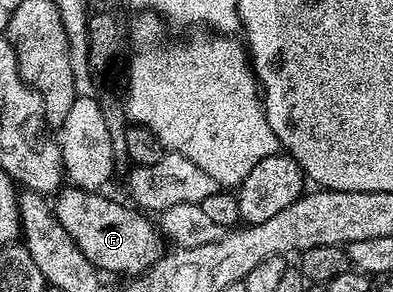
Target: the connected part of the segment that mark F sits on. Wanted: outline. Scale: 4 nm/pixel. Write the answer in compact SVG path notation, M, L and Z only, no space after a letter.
M64 185L53 198L57 220L61 220L61 228L69 232L73 244L85 252L85 260L92 262L96 270L138 276L164 253L165 238L156 223L147 219L150 217L146 213L130 205L110 202L105 195L103 192L83 190L79 186Z

